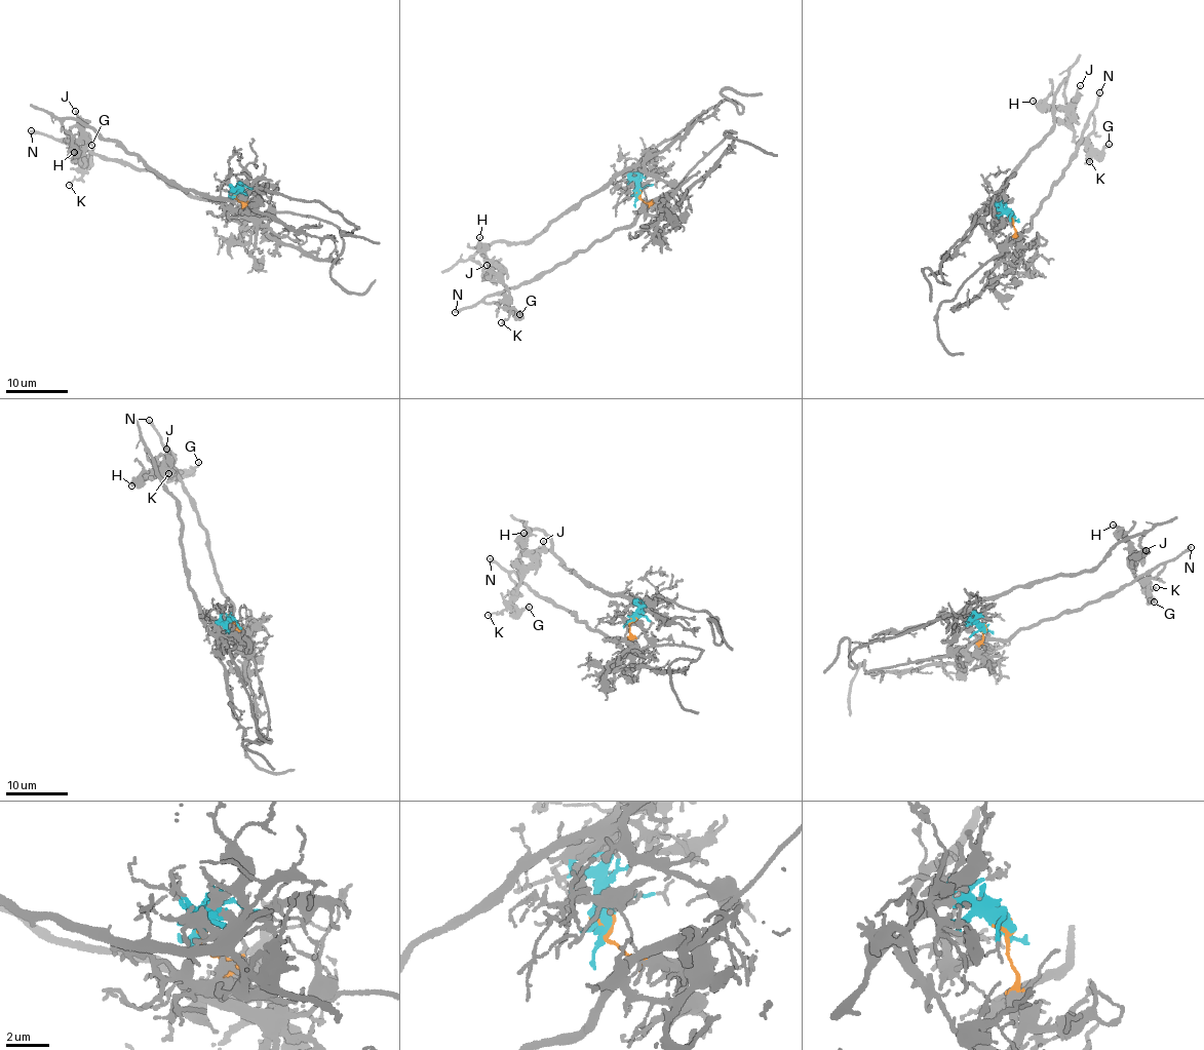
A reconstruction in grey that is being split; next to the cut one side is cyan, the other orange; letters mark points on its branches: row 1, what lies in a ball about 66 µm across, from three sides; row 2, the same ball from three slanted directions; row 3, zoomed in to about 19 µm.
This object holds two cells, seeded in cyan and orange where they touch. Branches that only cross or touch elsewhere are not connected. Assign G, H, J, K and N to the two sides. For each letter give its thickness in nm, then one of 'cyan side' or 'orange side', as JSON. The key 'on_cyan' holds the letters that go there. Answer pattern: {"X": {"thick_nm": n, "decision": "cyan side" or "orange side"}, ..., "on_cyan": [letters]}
{"G": {"thick_nm": 150, "decision": "orange side"}, "H": {"thick_nm": 200, "decision": "cyan side"}, "J": {"thick_nm": 160, "decision": "cyan side"}, "K": {"thick_nm": 140, "decision": "orange side"}, "N": {"thick_nm": 320, "decision": "orange side"}, "on_cyan": ["H", "J"]}

